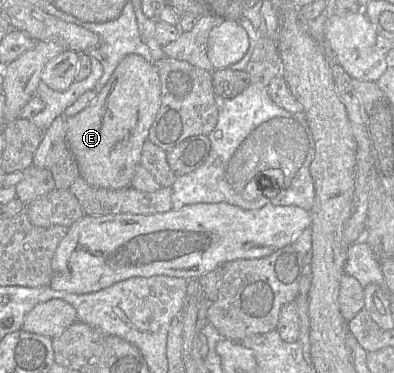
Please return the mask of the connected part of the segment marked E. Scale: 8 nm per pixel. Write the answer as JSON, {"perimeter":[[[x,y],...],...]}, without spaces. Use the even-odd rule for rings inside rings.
{"perimeter":[[[137,54],[127,55],[95,100],[82,112],[67,119],[66,140],[80,177],[93,187],[130,187],[160,106],[161,83],[154,63]]]}

